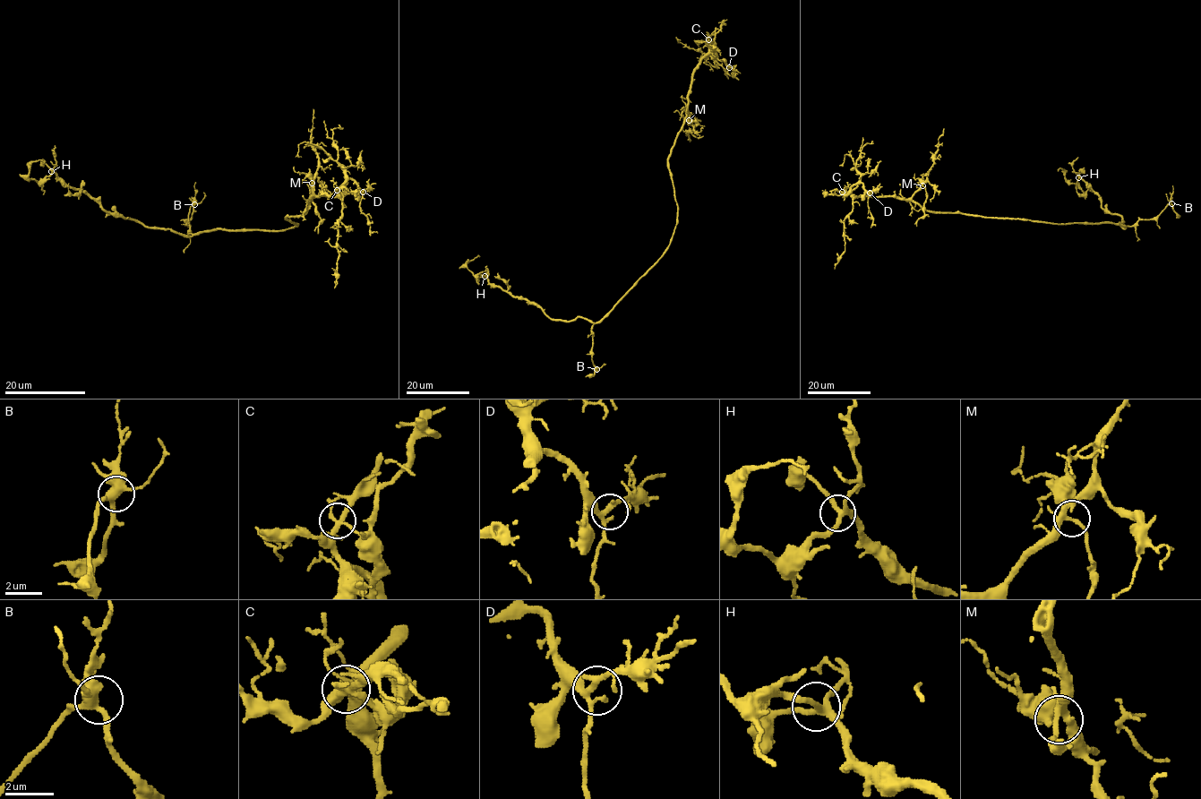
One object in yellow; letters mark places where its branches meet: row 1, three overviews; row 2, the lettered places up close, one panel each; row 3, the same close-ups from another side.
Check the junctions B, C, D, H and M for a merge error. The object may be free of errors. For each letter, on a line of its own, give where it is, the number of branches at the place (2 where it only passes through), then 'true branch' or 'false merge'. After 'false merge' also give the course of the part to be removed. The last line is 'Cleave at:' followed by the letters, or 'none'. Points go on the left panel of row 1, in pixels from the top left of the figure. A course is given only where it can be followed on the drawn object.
B: place (194, 204); branches 5; true branch
C: place (337, 190); branches 6; false merge; course (337, 191), (345, 194), (360, 187)
D: place (363, 192); branches 4; true branch
H: place (51, 171); branches 4; true branch
M: place (312, 183); branches 6; true branch
Cleave at: C

